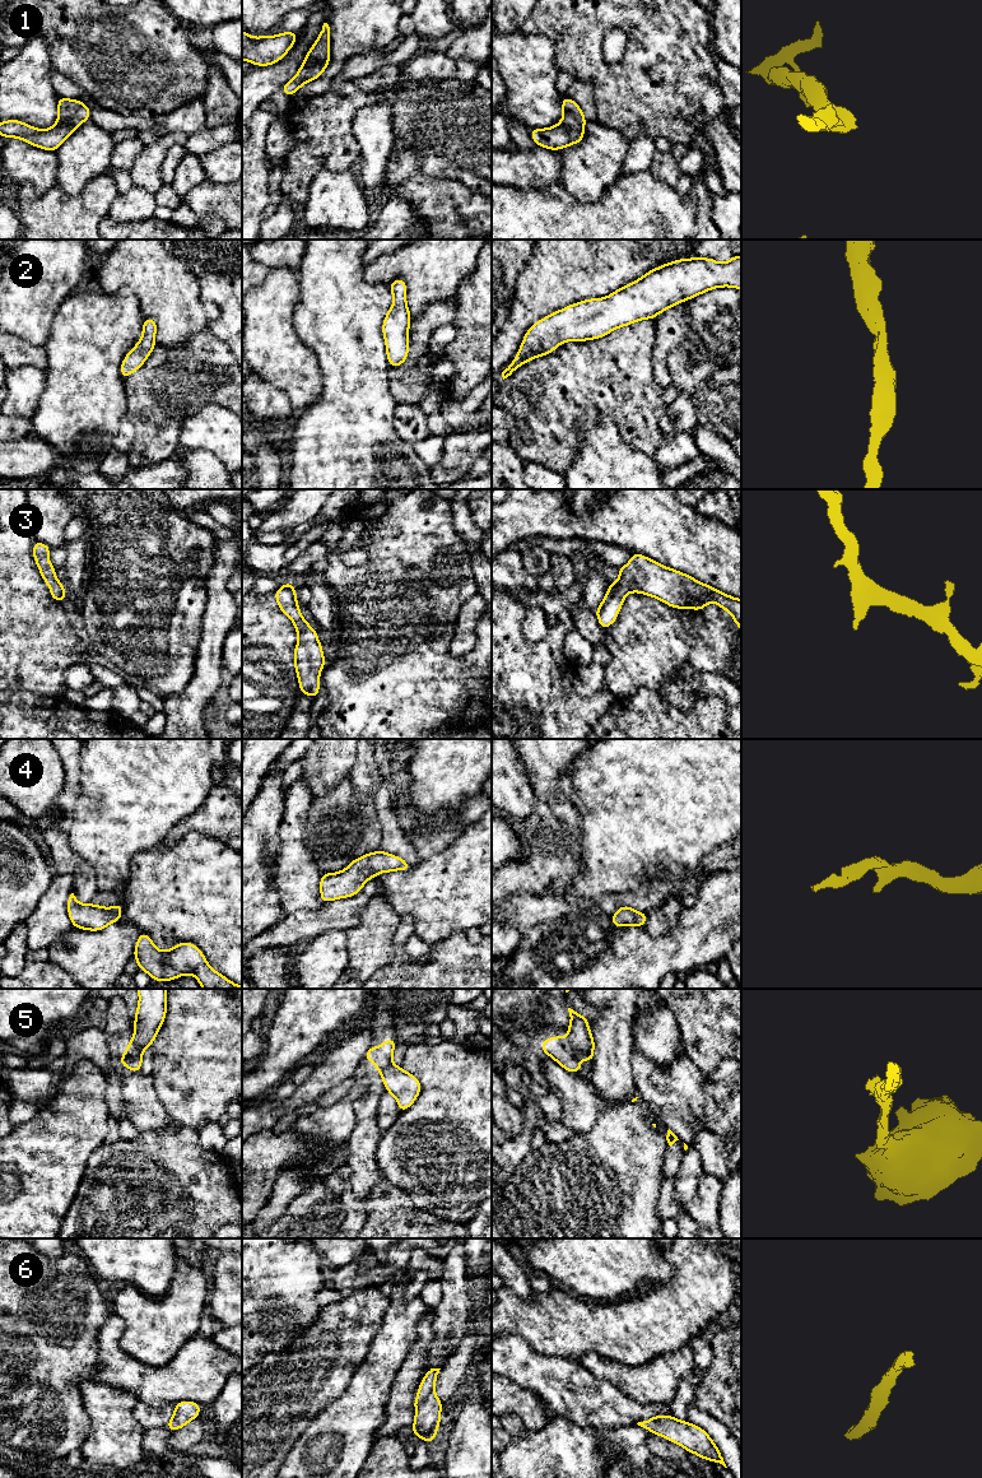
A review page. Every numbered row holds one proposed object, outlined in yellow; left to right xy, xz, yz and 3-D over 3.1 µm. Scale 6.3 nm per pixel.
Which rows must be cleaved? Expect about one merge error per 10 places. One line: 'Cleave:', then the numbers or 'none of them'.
Cleave: 5

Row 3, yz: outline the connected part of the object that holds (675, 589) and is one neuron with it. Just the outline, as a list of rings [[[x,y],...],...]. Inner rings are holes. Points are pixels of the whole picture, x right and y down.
[[[634,552],[632,559],[618,571],[618,581],[609,585],[604,600],[595,610],[602,629],[616,621],[627,594],[641,592],[676,609],[703,610],[709,601],[715,601],[732,615],[741,631],[741,599]]]

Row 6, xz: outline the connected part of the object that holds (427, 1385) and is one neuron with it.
[[[431,1368],[418,1388],[418,1395],[414,1399],[415,1418],[411,1426],[413,1435],[427,1442],[436,1440],[438,1426],[441,1424],[441,1410],[443,1403],[434,1393],[437,1375],[441,1368]]]

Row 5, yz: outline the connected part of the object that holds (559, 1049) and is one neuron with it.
[[[553,1036],[543,1041],[540,1049],[551,1059],[554,1059],[566,1070],[578,1074],[582,1069],[577,1059],[569,1038]]]

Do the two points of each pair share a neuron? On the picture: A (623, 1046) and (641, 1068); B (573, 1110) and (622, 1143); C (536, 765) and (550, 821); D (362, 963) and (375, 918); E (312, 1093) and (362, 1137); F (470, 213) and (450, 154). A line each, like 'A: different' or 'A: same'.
A: different
B: different
C: same
D: same
E: different
F: different

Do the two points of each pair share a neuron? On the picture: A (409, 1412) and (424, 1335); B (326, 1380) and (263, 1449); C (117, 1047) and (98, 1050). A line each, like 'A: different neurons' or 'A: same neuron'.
A: same neuron
B: same neuron
C: different neurons

